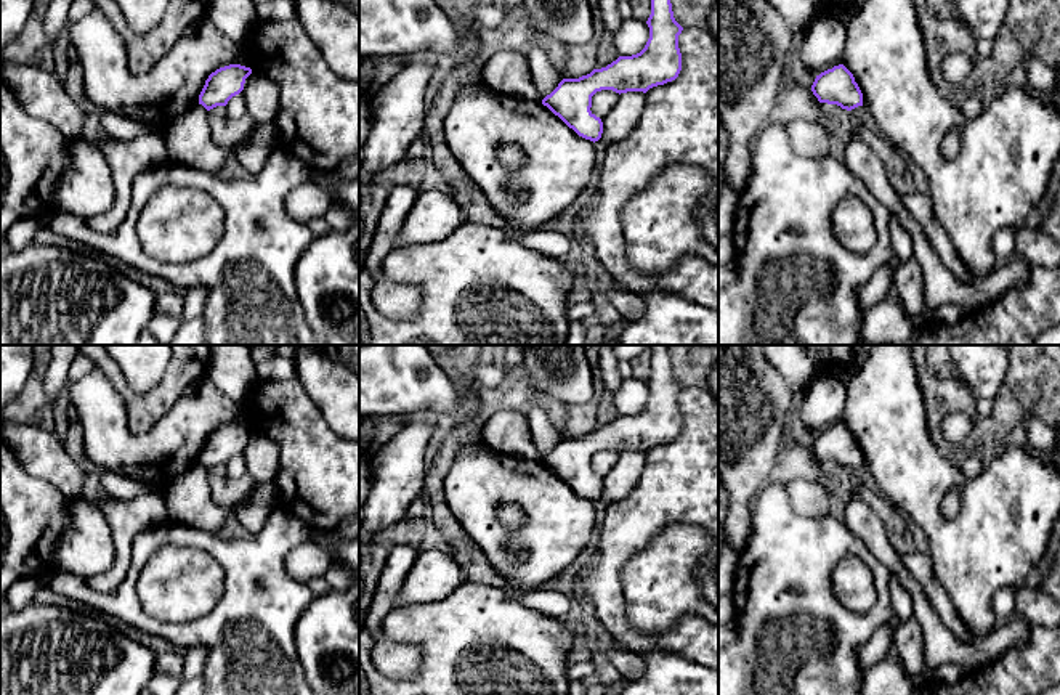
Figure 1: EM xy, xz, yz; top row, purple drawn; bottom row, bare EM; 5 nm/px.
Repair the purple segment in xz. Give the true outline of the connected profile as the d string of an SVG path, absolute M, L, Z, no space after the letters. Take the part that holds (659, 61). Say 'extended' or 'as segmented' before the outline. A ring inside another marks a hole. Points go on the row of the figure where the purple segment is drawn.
as segmented; M651 0L646 24L649 39L640 53L619 56L606 67L593 69L579 79L563 79L542 104L579 136L598 141L603 122L590 111L597 91L646 93L653 87L675 80L682 71L678 35L683 27L674 18L670 0Z

